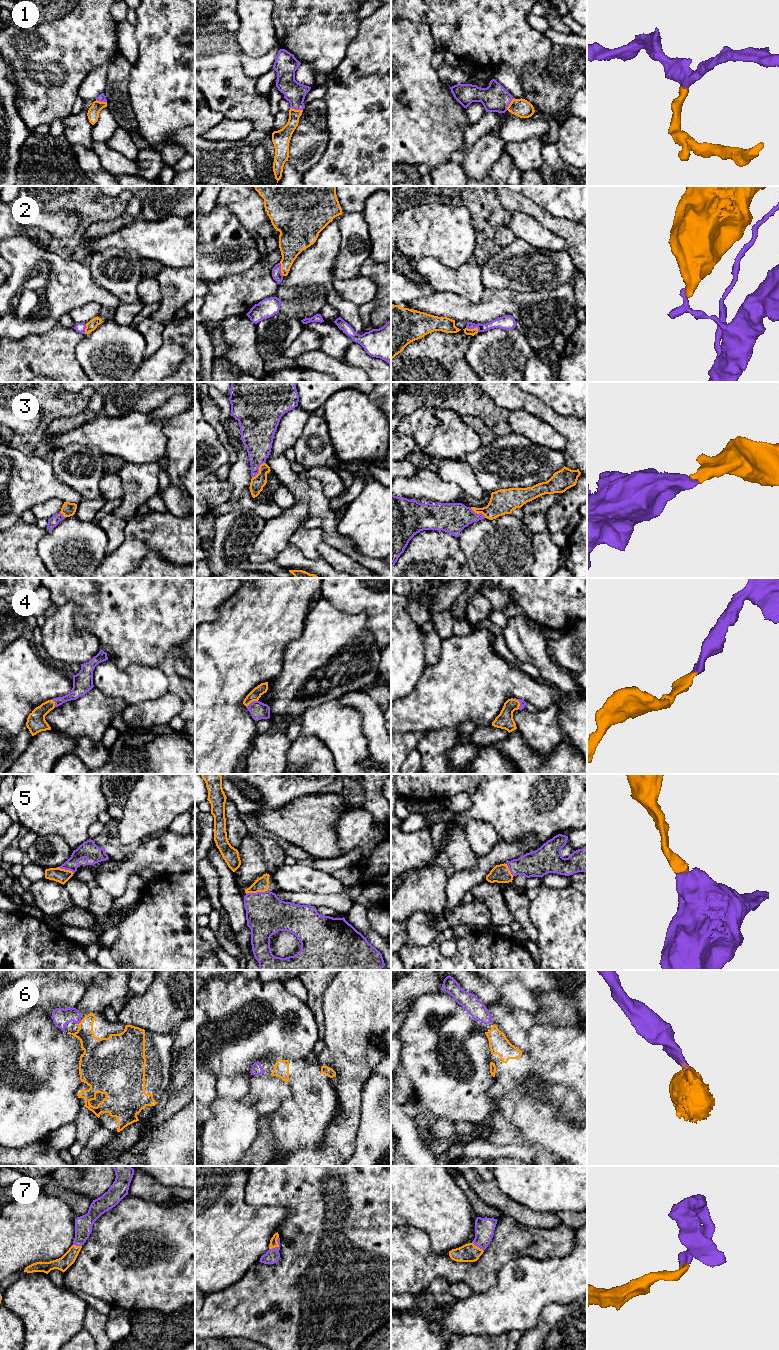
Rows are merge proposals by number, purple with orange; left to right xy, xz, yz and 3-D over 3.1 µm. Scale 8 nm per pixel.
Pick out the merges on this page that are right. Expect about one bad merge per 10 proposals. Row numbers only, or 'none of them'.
1, 3, 4, 5, 6, 7

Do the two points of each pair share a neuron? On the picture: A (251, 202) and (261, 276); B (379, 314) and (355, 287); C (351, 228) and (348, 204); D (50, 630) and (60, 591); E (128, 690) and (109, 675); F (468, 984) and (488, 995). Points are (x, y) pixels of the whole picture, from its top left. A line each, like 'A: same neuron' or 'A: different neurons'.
A: same neuron
B: different neurons
C: different neurons
D: different neurons
E: same neuron
F: same neuron

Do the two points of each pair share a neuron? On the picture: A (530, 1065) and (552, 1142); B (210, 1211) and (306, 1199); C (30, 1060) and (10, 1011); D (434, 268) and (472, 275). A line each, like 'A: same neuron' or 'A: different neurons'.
A: same neuron
B: different neurons
C: different neurons
D: same neuron

